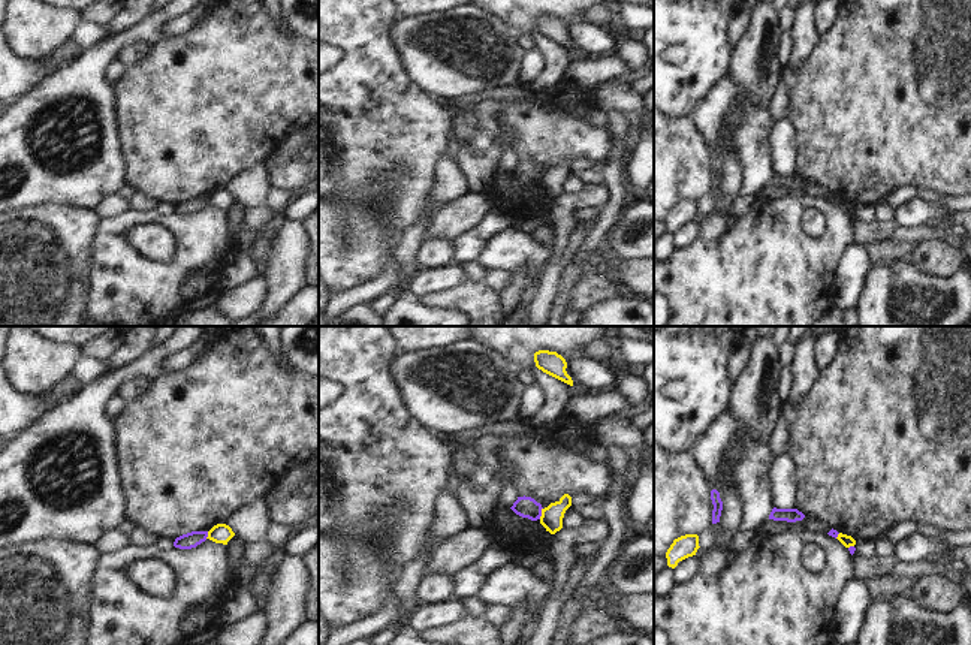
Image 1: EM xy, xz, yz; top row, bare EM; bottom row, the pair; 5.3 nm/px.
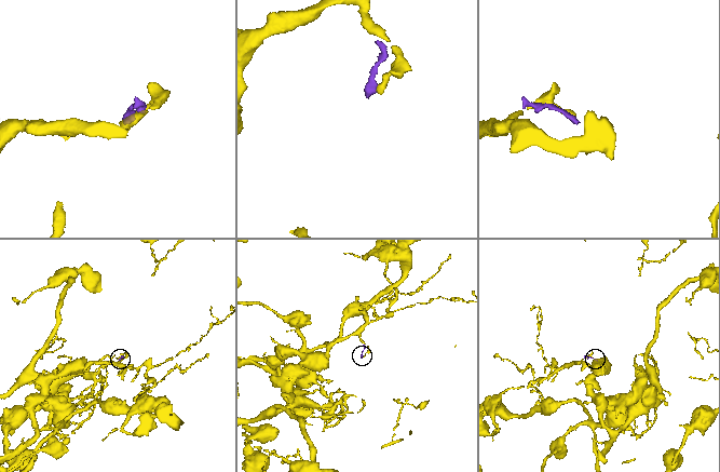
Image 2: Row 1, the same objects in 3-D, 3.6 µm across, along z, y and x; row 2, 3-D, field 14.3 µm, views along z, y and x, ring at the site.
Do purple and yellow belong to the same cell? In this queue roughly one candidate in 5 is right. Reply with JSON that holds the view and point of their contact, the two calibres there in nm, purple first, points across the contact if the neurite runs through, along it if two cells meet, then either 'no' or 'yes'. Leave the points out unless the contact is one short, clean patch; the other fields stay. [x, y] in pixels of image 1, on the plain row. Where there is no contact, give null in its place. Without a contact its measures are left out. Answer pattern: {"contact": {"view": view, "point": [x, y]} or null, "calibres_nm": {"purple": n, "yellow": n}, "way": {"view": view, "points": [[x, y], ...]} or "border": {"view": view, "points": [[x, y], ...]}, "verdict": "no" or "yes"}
{"contact": {"view": "xz", "point": [540, 178]}, "calibres_nm": {"purple": 110, "yellow": 120}, "border": {"view": "xz", "points": [[542, 172], [539, 183]]}, "verdict": "no"}

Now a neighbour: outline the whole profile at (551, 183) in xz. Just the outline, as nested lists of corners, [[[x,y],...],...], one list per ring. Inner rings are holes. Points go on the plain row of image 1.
[[[564,159],[558,166],[551,168],[548,172],[542,174],[540,189],[555,199],[563,193],[563,183],[566,175],[572,171],[572,162]]]

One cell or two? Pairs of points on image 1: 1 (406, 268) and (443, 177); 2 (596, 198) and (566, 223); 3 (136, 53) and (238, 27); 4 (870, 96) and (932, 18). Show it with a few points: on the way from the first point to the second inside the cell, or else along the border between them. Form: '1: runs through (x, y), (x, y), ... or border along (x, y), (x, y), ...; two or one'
1: runs through (407, 246), (436, 199); one
2: runs through (585, 198), (576, 199), (566, 213); one
3: border along (151, 44), (138, 59), (126, 66); two
4: runs through (889, 77), (911, 54), (913, 47), (922, 38); one

